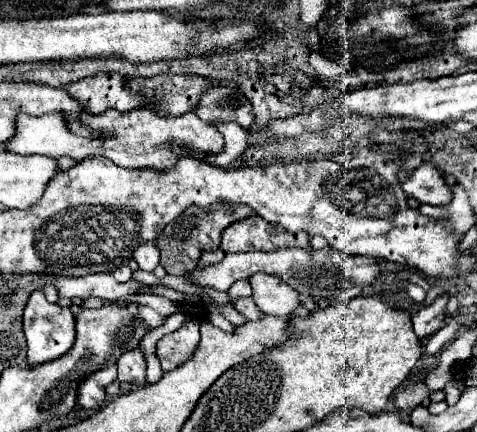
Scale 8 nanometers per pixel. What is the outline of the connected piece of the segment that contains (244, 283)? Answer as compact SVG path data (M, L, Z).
M238 280L238 282L234 282L232 288L228 290L230 302L236 302L236 298L240 298L240 296L250 296L250 294L252 294L252 288L250 288L248 280Z

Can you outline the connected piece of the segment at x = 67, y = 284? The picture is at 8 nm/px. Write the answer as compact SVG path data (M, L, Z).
M96 272L96 274L88 274L88 276L48 276L48 274L40 274L52 280L52 284L58 290L58 296L66 296L66 298L88 298L88 296L96 296L102 298L106 302L114 302L132 294L138 294L140 288L144 286L142 282L136 282L134 278L130 278L128 282L120 284L114 280L114 276L110 272Z

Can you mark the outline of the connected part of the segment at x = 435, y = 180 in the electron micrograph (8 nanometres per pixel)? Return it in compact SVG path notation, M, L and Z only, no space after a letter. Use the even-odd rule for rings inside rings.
M422 162L414 172L400 172L400 186L406 196L416 198L422 204L442 206L452 200L452 194L442 180L442 172L430 162Z

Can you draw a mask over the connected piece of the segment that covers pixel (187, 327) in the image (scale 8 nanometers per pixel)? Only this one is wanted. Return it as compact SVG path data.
M189 319L182 324L180 330L166 334L164 338L158 340L156 354L160 358L162 370L174 370L180 366L184 360L190 358L200 341L200 322L195 319Z

